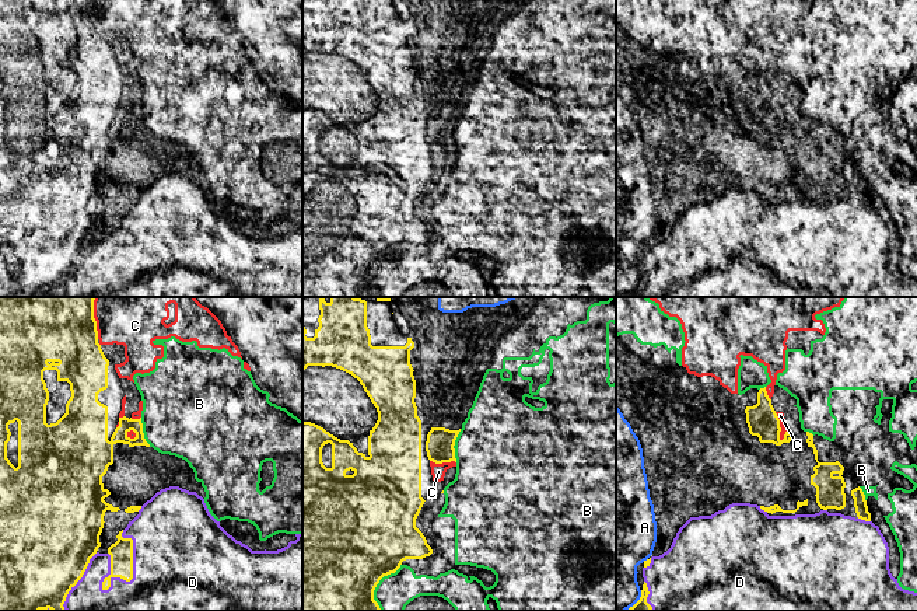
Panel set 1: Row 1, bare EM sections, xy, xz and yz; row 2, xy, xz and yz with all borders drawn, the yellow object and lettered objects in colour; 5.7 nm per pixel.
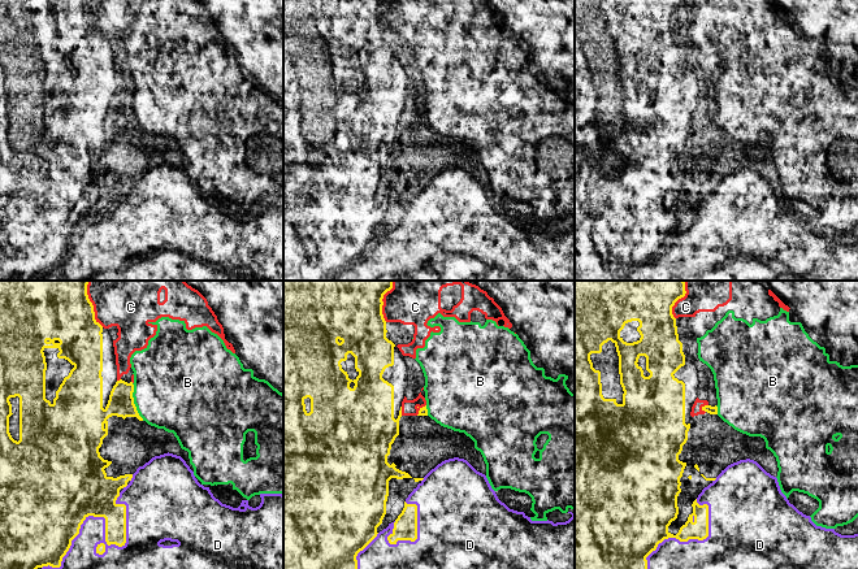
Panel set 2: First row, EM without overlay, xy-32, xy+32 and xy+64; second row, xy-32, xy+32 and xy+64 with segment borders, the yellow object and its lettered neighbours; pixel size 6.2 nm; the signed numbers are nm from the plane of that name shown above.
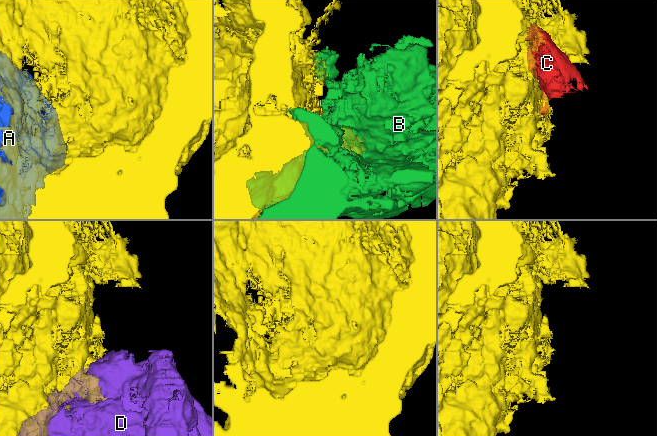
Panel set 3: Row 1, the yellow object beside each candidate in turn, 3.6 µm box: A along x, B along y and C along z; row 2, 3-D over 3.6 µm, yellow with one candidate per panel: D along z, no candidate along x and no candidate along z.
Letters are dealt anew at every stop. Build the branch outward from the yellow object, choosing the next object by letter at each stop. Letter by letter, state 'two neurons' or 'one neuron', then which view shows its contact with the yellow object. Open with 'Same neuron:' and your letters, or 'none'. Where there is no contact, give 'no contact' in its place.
Same neuron: none
A: two neurons; meets yellow in yz
B: two neurons; meets yellow in xz
C: two neurons; meets yellow in yz
D: two neurons; meets yellow in xy

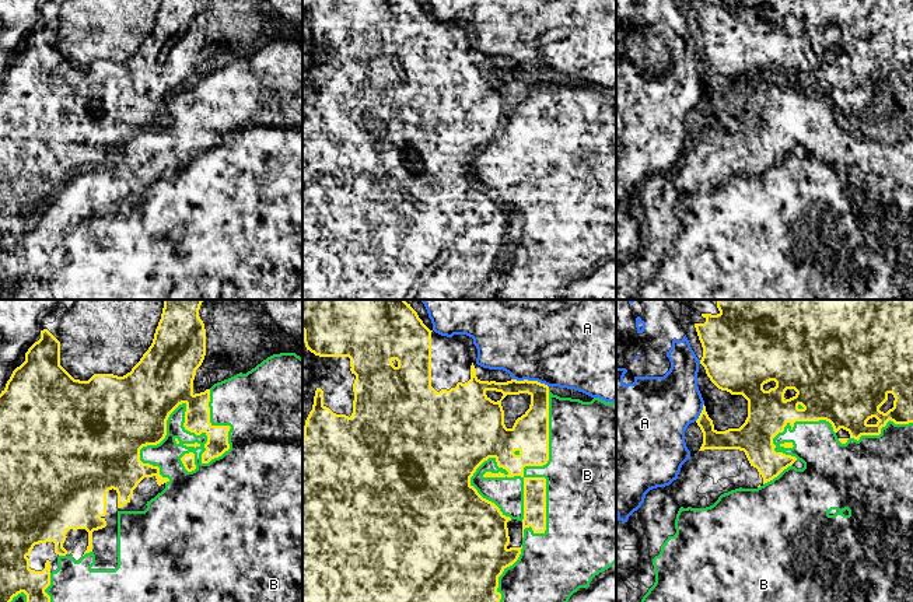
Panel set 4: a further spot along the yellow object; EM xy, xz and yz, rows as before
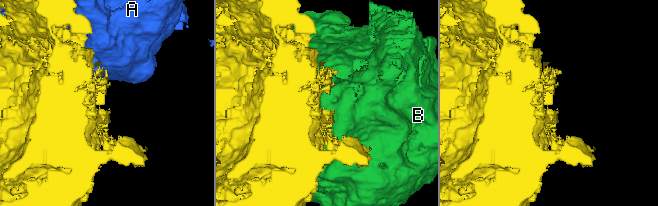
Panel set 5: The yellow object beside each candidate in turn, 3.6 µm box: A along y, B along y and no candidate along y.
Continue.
Same neuron: none
A: two neurons; meets yellow in xz
B: two neurons; meets yellow in xz

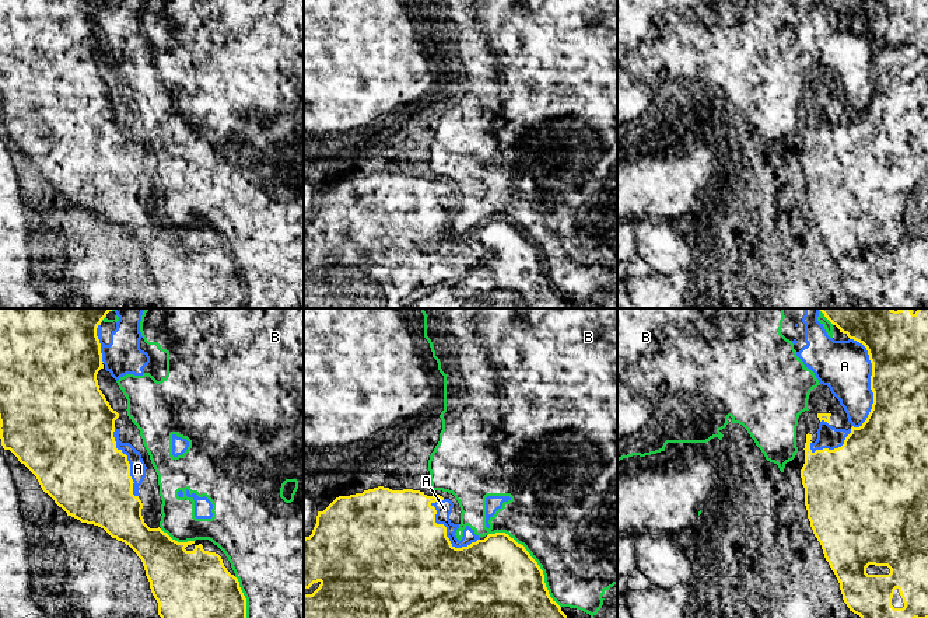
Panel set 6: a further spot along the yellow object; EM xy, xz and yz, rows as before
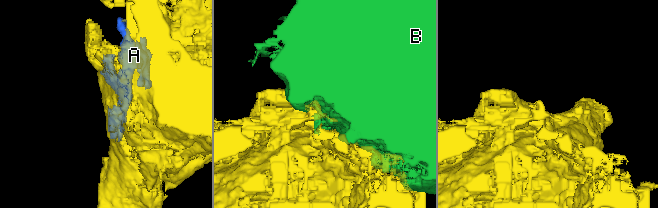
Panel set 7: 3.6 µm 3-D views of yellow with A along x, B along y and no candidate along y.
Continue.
Same neuron: A
A: one neuron; meets yellow in yz
B: two neurons; meets yellow in xz

